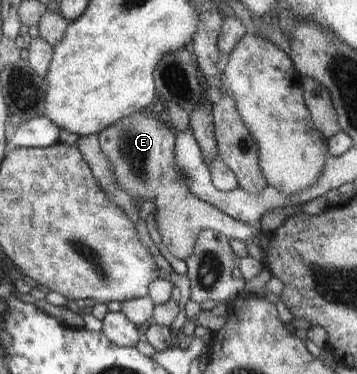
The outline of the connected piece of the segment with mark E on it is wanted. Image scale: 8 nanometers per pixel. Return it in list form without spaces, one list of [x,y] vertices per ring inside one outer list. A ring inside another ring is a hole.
[[[142,111],[124,117],[116,124],[97,133],[102,153],[113,167],[116,188],[122,189],[135,205],[143,201],[154,201],[154,215],[161,242],[176,258],[183,261],[192,251],[195,237],[200,230],[214,230],[229,240],[246,241],[260,231],[260,227],[233,219],[219,209],[200,201],[188,192],[184,178],[173,165],[174,131],[165,127],[167,123],[142,115]]]

